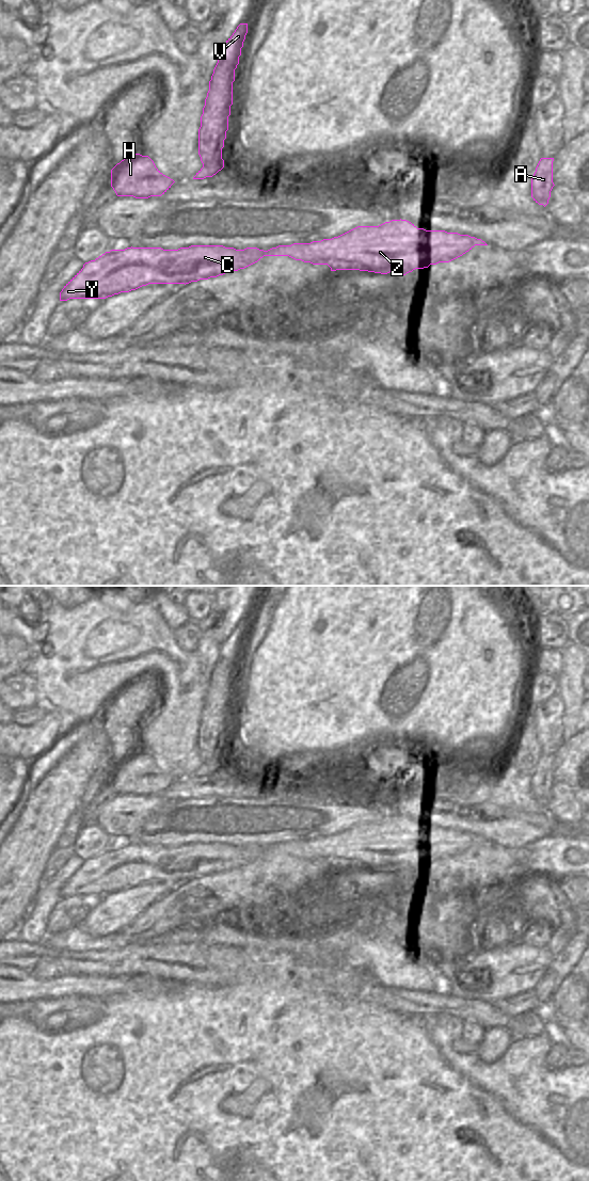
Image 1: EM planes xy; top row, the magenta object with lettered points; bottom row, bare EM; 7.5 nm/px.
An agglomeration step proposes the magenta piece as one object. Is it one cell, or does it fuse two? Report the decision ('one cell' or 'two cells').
two cells

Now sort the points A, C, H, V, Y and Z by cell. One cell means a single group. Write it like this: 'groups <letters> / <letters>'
groups A C V Y Z / H

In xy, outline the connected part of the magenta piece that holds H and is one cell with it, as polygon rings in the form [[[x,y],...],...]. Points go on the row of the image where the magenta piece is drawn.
[[[132,153],[111,170],[111,187],[117,196],[133,196],[148,198],[161,196],[175,181],[163,175],[148,156]]]

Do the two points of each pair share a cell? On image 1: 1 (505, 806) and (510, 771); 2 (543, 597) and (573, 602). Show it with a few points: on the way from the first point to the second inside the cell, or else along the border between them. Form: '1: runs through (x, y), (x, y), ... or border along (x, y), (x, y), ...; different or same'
1: runs through (506, 797), (509, 792), (509, 780); same
2: runs through (551, 597), (561, 597), (566, 601); same

